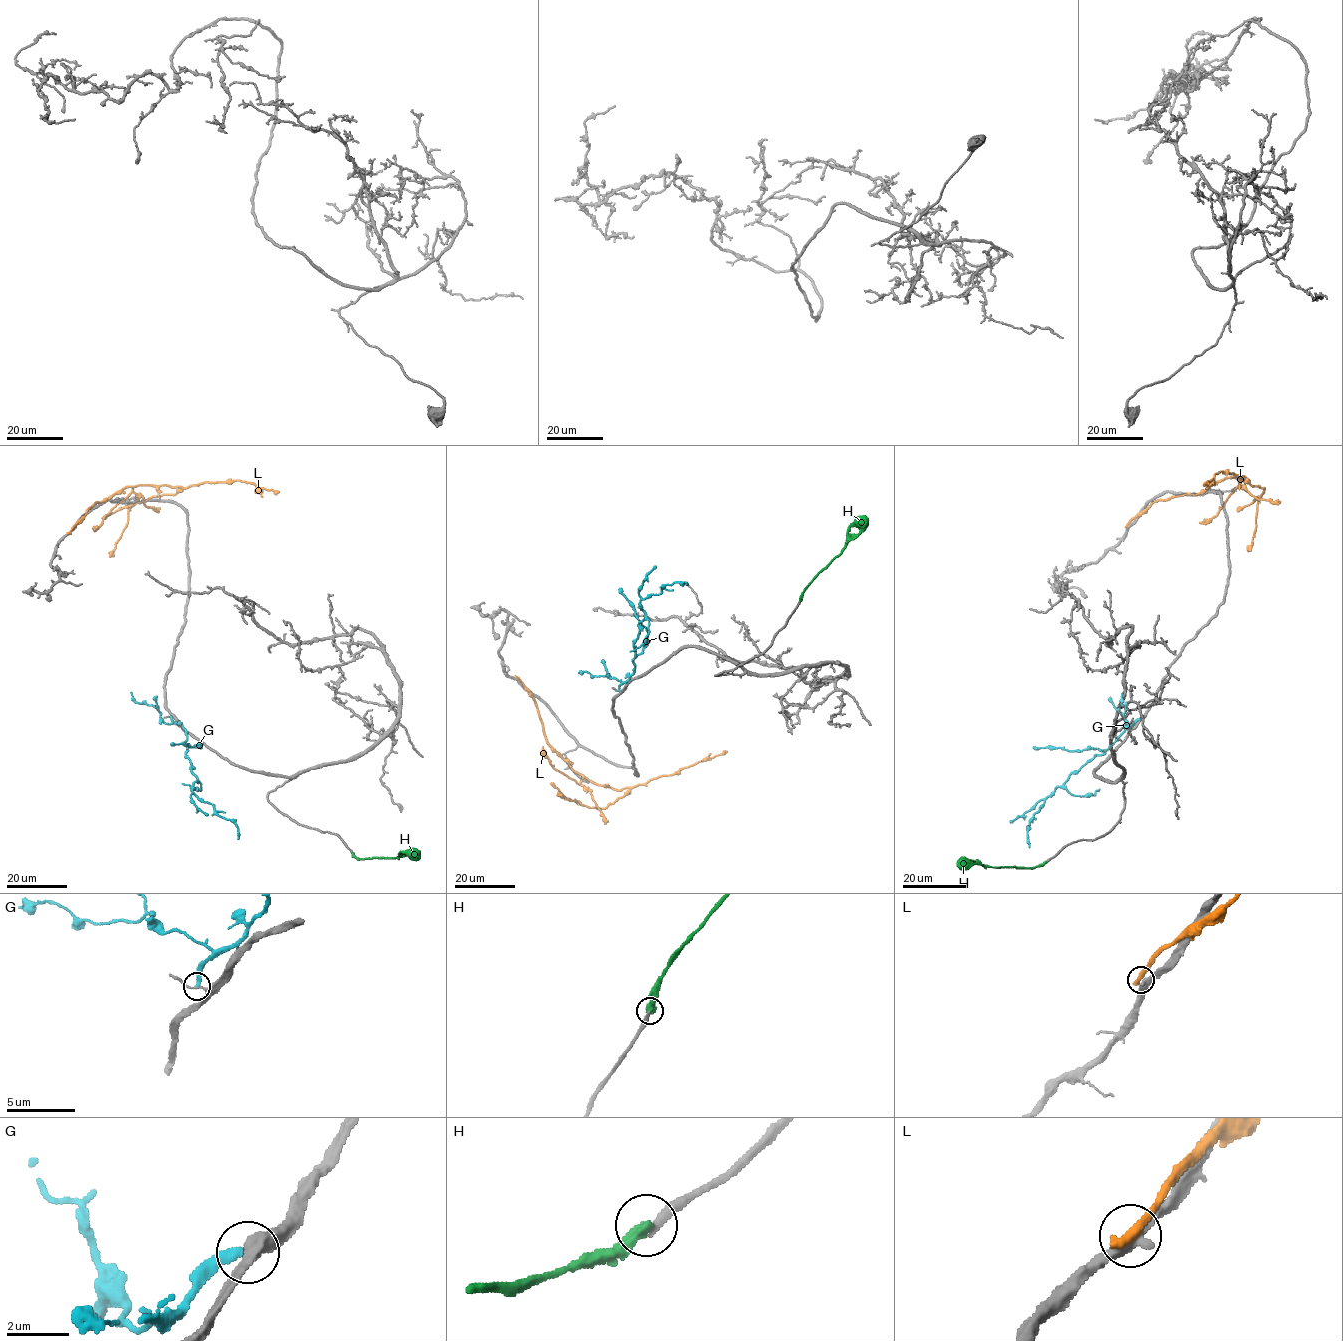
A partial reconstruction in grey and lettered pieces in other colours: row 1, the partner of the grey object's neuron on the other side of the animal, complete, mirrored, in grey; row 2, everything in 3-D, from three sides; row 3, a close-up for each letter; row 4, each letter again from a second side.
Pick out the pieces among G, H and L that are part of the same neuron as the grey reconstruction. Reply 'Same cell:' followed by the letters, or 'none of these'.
Same cell: none of these

